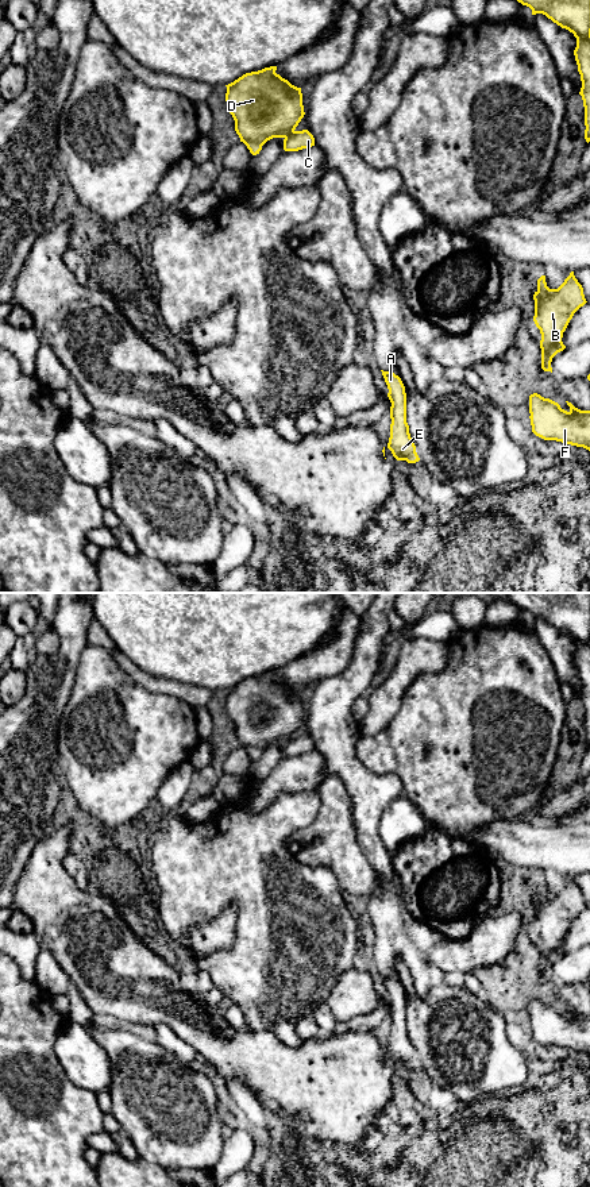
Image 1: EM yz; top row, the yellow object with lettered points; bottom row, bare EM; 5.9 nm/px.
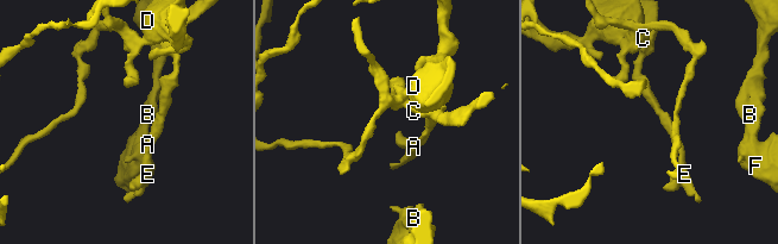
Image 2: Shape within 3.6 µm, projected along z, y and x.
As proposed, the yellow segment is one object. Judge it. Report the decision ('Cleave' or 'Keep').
Keep

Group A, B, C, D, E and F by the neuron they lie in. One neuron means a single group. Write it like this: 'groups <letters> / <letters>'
groups A B C D E F

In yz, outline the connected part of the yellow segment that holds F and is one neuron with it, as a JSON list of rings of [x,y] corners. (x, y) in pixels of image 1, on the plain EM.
[[[537,998],[529,1001],[532,1037],[544,1045],[556,1045],[590,1056],[590,1015],[581,1015],[566,1006],[570,1015]]]

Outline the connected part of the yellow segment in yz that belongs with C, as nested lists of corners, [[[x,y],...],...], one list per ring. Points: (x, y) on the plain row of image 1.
[[[277,671],[246,678],[225,690],[227,714],[235,725],[235,736],[252,760],[273,744],[284,744],[285,756],[315,751],[308,735],[296,732],[304,722],[301,693],[275,678]]]

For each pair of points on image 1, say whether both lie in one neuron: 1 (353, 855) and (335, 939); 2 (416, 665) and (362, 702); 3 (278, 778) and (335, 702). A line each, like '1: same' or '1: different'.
1: different
2: different
3: different

